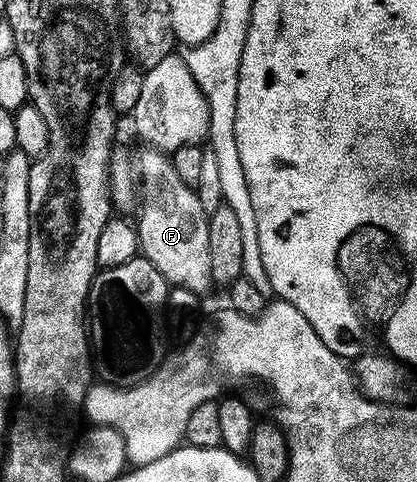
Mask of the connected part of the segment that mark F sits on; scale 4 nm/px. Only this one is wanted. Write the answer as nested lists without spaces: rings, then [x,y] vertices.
[[[143,149],[133,159],[133,169],[137,174],[141,189],[147,192],[148,199],[143,203],[143,212],[137,222],[139,248],[142,258],[147,259],[167,278],[168,284],[191,290],[198,297],[205,296],[213,287],[211,282],[211,266],[209,265],[209,229],[208,215],[203,212],[199,194],[195,188],[185,185],[181,177],[177,177],[177,169],[173,169],[170,158],[164,152],[154,149]]]

